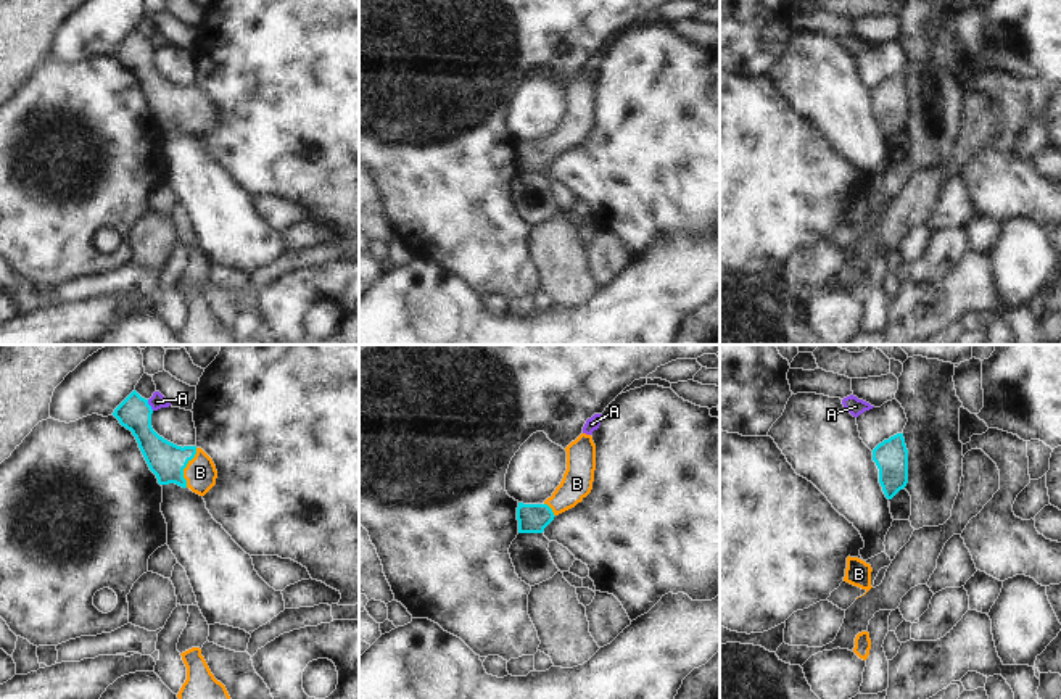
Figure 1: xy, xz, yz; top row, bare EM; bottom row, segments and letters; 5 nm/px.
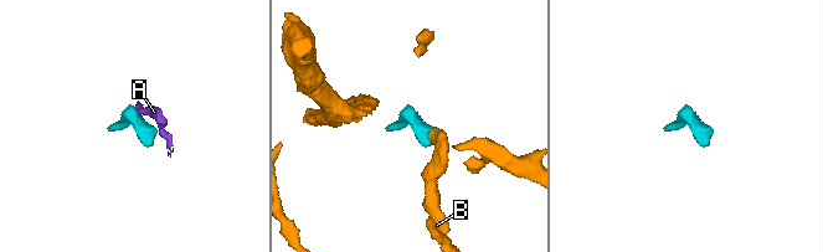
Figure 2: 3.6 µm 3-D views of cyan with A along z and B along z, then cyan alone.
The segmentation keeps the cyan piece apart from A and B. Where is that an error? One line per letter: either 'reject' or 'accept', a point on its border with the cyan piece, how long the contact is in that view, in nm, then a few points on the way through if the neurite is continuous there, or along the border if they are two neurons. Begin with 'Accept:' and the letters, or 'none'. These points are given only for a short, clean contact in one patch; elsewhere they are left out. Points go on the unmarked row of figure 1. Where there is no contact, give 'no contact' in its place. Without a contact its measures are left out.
Accept: B
A: reject; contact xy (148, 44); length 70 nm; border xy (147, 39), (153, 49)
B: accept; contact xy (185, 105); length 200 nm; way xy (166, 100), (185, 105), (200, 111)

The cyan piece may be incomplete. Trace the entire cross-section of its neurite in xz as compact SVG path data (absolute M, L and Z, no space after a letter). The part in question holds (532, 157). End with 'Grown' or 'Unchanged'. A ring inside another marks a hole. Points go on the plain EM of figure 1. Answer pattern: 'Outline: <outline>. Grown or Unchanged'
Outline: M581 72L565 90L567 110L552 135L543 143L518 142L518 172L543 172L555 155L575 147L591 132L596 110L592 76Z. Grown.

